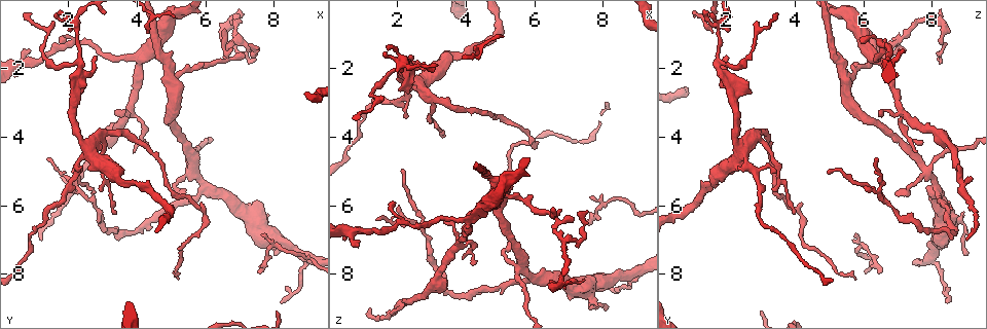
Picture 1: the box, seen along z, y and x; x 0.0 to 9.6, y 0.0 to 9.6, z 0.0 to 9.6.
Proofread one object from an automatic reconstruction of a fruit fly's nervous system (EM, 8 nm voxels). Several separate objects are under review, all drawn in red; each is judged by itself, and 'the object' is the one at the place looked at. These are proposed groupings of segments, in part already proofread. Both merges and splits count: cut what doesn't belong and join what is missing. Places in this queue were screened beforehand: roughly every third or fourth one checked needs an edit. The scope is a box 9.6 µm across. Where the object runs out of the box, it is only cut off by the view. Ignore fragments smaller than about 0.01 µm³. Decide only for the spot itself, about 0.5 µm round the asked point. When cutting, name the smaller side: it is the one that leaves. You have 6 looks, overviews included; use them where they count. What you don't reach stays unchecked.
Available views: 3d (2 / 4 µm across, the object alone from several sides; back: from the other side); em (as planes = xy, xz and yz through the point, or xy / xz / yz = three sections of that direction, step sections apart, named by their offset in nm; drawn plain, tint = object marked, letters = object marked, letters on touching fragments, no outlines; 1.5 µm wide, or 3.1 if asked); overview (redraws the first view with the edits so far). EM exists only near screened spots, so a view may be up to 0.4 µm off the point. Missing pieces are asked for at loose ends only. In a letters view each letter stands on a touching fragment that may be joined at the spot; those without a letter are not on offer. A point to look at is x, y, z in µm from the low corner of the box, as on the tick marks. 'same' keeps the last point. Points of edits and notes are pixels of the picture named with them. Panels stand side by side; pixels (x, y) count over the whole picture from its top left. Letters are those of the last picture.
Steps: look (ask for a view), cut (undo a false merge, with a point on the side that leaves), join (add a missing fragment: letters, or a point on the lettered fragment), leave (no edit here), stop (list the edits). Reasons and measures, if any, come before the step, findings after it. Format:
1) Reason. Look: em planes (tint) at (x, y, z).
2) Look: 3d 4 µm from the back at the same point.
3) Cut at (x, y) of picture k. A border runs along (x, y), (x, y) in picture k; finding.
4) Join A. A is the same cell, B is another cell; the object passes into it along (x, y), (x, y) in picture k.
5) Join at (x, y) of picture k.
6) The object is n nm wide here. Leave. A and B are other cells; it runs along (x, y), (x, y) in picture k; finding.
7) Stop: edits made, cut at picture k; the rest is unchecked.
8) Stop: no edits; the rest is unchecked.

Branch stops here. Look: em planes (tint) at (8.20, 8.85, 8.40).

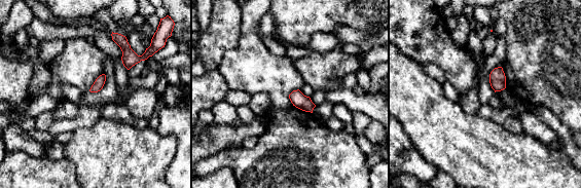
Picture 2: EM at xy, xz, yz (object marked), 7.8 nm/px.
Look: em planes (letters) at the same point.

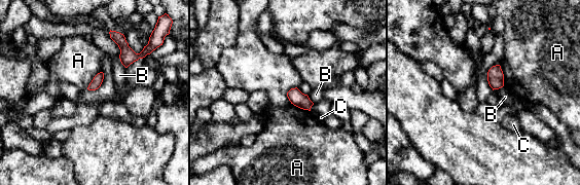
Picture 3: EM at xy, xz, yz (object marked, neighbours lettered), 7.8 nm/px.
Leave. A, B and C are other cells; a border runs along (291, 87), (287, 98), (310, 111) in picture 3; none of them fits.

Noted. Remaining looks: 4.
Abrupt turn. Look: em planes (tint) at (1.35, 1.00, 2.90).

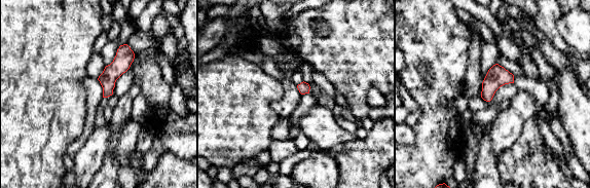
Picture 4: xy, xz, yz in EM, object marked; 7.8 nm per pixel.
What lies round it. Look: em planes (letters) at the same point.

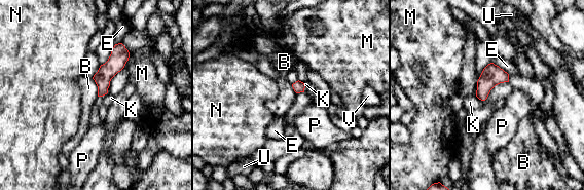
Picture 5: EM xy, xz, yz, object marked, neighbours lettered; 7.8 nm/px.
Leave. B, E, K, M, N, P, U and V are other cells; one neuron here.

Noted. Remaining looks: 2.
Thin end. Look: em planes (plain) at (0.90, 1.60, 7.15).

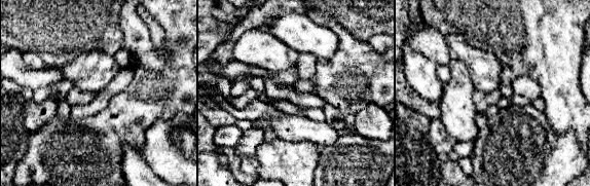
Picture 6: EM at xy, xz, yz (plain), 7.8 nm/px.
Look: em planes (letters) at the same point.

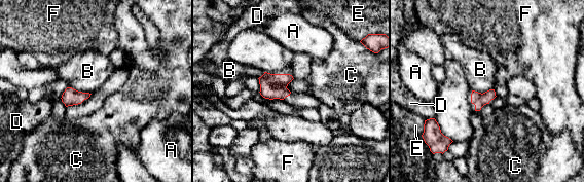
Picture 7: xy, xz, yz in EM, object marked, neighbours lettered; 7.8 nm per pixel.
The object is 100 nm wide here. Leave. A, B, C, D, E and F are other cells; a border runs along (69, 86), (90, 94) in picture 7; none of them fits.

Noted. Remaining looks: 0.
Stop: no edits; the rest is unchecked.

